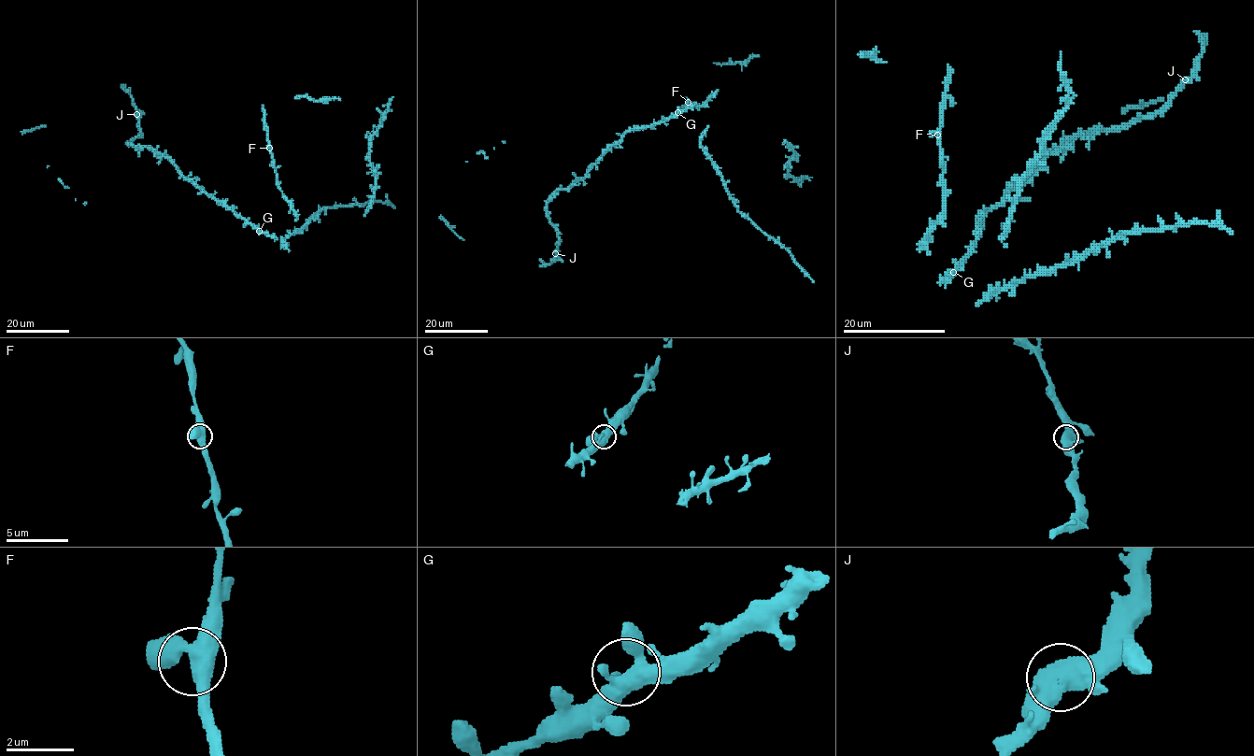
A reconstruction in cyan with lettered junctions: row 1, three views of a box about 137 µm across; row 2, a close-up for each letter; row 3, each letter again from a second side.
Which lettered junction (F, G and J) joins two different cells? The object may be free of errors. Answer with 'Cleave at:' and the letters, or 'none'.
Cleave at: none

